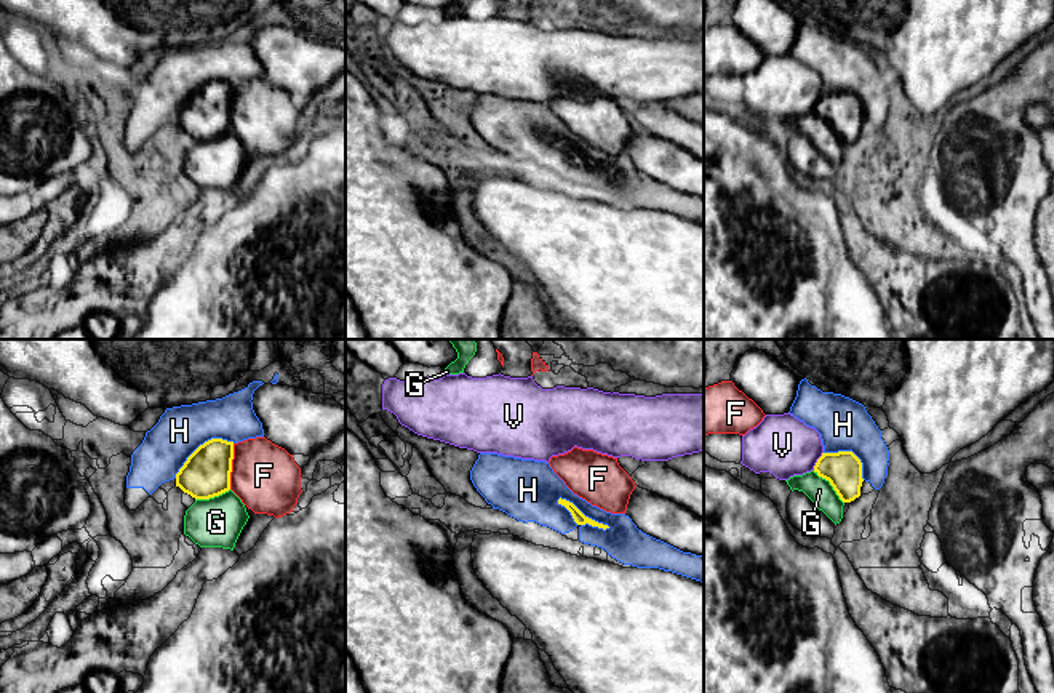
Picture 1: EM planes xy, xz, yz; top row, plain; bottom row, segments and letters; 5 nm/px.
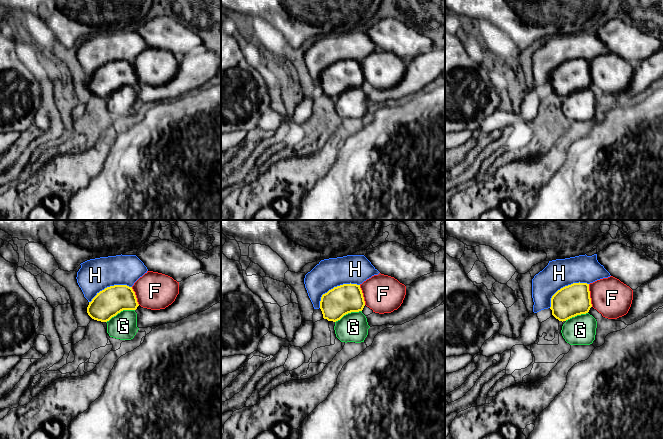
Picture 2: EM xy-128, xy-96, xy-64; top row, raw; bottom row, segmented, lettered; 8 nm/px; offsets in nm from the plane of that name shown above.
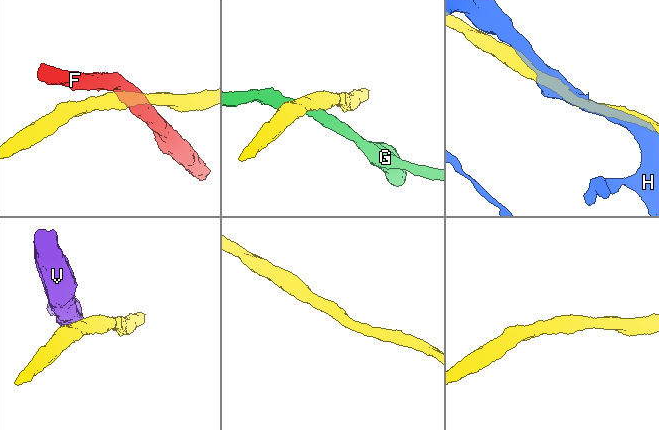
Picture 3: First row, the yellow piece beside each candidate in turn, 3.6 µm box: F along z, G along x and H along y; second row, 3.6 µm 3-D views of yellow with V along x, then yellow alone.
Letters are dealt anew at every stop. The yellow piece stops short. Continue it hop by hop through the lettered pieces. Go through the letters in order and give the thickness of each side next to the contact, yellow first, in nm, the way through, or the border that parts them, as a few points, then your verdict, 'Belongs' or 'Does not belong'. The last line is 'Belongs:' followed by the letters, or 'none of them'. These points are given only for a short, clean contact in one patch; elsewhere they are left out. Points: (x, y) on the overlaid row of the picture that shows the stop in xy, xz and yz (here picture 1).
F: Thickness 240 nm (yellow) against 340 nm. Does not belong
G: Thickness 190 nm (yellow) against 130 nm. Does not belong
H: Thickness 60 nm (yellow) against 220 nm. Does not belong
V: Thickness 190 nm (yellow) against 300 nm. Boundary: yz (822, 452), (813, 469). Does not belong
Belongs: none of them

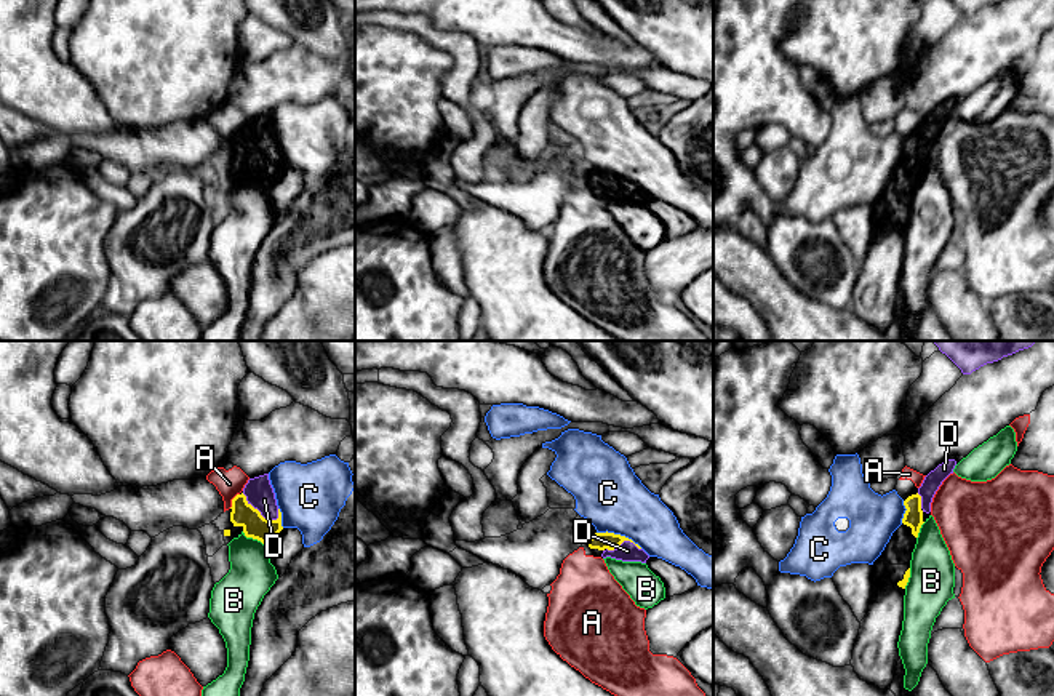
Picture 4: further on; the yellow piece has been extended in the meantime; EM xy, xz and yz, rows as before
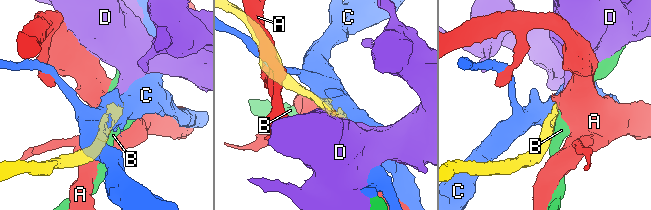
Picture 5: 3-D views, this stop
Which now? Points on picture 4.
A: Thickness 120 nm (yellow) against 140 nm. Boundary: xy (239, 493), (229, 508). Does not belong
B: Thickness 120 nm (yellow) against 240 nm. Does not belong
C: Thickness 90 nm (yellow) against 340 nm. Boundary: xz (597, 532), (624, 535), (642, 548). Does not belong
D: Thickness 120 nm (yellow) against 140 nm. Path across: xy (255, 525), (259, 520), (259, 512), (259, 493). Belongs
Belongs: D

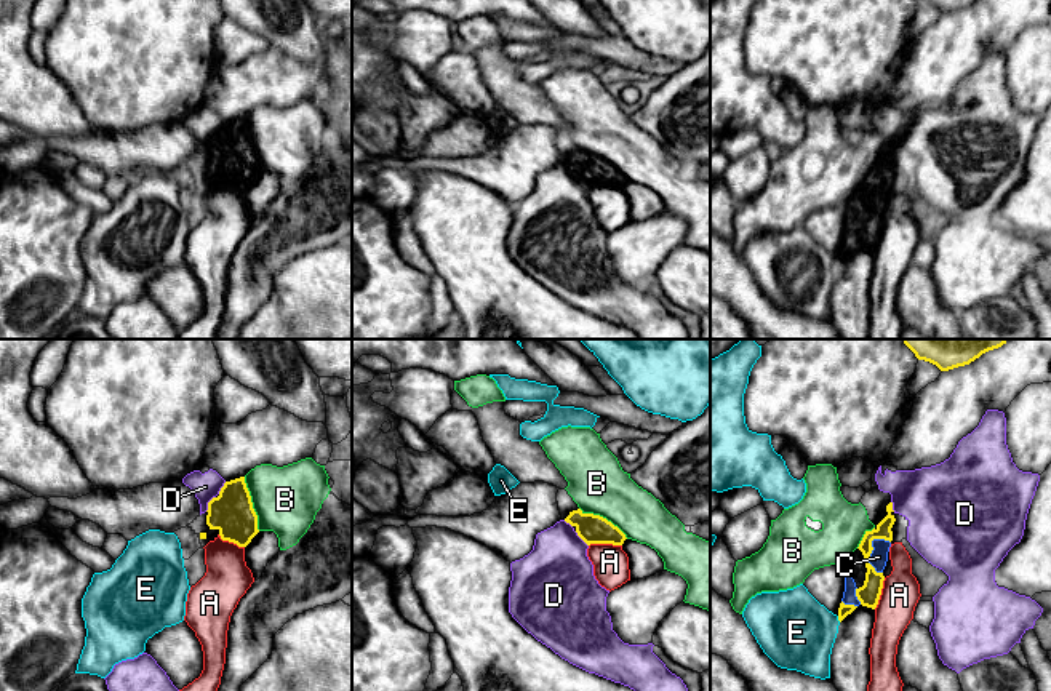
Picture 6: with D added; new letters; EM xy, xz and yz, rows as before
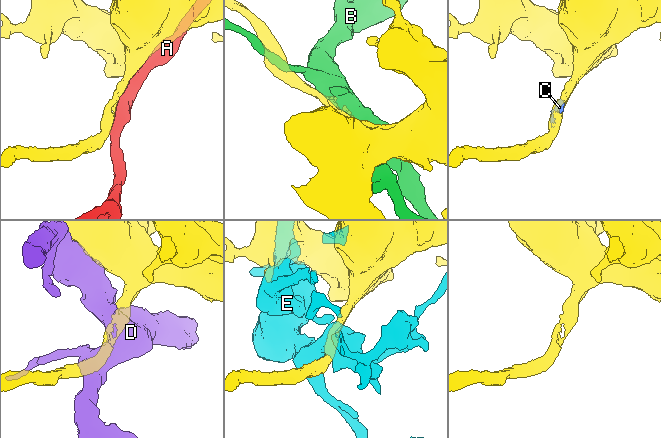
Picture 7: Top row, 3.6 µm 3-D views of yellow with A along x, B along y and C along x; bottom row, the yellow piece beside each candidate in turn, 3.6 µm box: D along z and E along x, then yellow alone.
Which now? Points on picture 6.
A: Thickness 150 nm (yellow) against 180 nm. Does not belong
B: Thickness 220 nm (yellow) against 320 nm. Does not belong
C: Thickness 110 nm (yellow) against 90 nm. Belongs
D: Thickness 220 nm (yellow) against 140 nm. Does not belong
E: Thickness 60 nm (yellow) against 380 nm. Does not belong
Belongs: C

